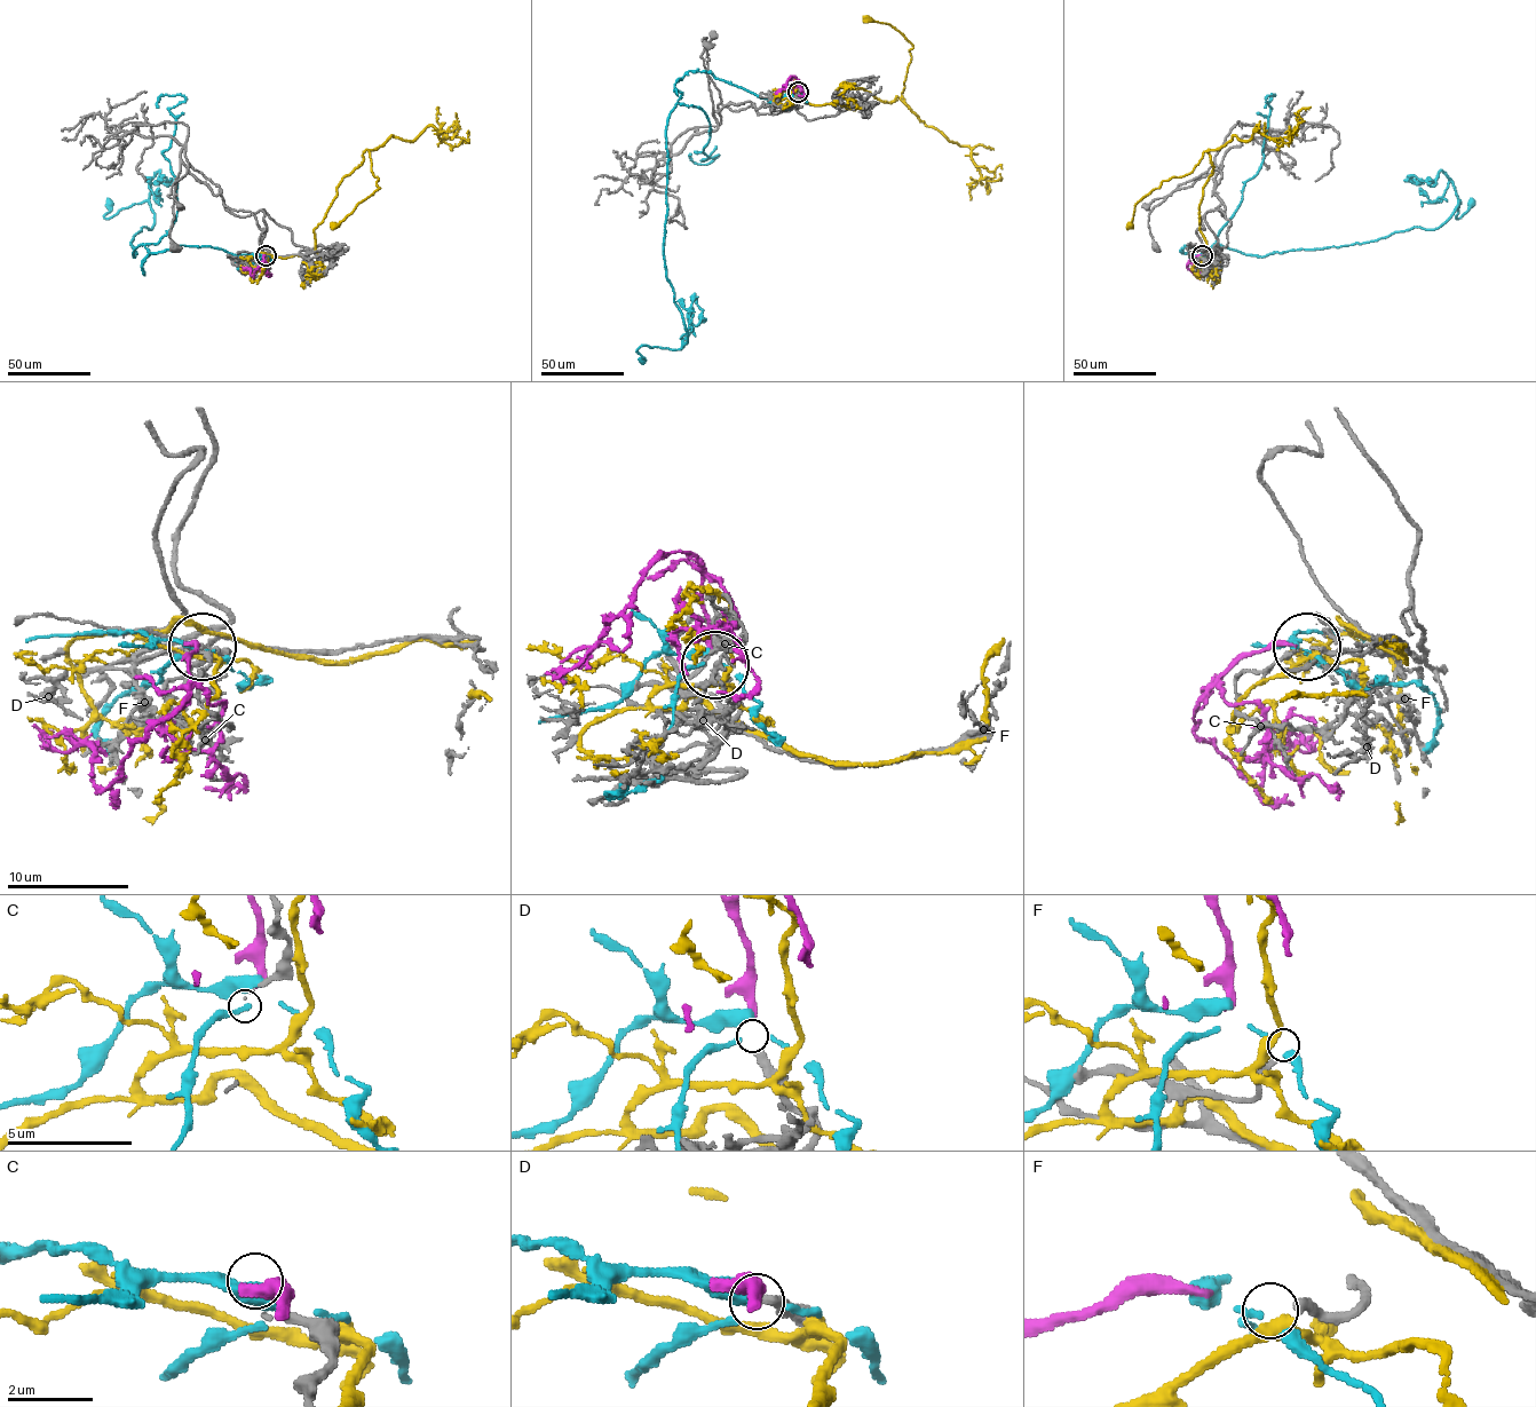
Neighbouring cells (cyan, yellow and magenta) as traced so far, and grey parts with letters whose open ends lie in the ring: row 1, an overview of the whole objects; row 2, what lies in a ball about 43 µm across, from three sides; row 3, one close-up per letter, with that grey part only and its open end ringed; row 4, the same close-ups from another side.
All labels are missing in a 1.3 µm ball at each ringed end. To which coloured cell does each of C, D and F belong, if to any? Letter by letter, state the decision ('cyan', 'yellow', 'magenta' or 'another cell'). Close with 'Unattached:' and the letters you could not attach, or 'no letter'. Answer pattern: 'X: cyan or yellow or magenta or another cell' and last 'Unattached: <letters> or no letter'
C: another cell
D: magenta
F: another cell
Unattached: C, F

